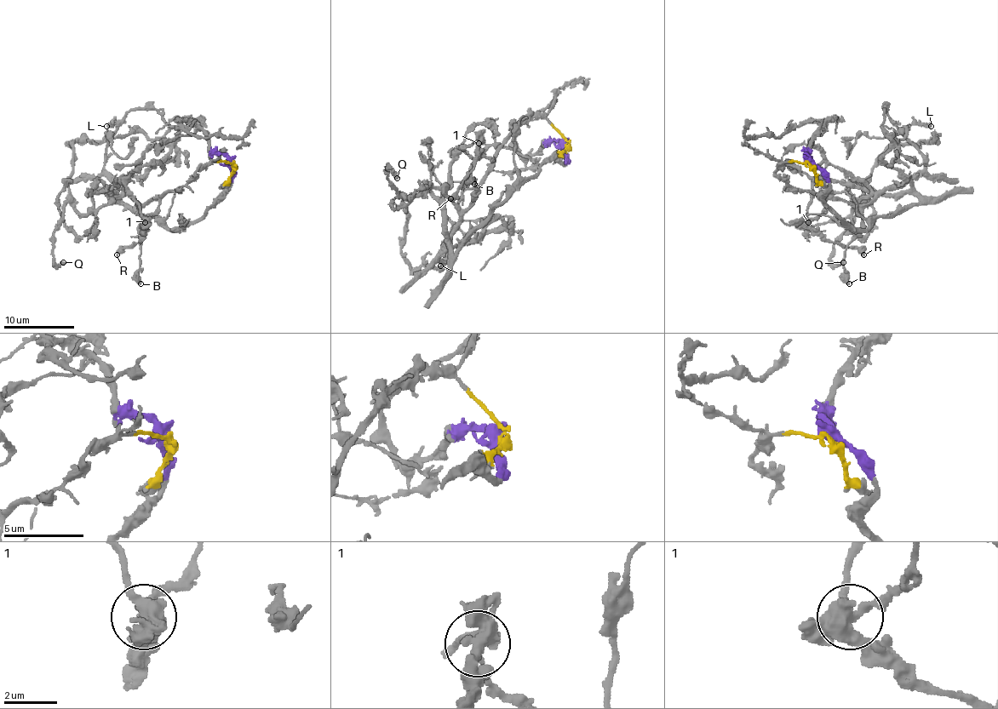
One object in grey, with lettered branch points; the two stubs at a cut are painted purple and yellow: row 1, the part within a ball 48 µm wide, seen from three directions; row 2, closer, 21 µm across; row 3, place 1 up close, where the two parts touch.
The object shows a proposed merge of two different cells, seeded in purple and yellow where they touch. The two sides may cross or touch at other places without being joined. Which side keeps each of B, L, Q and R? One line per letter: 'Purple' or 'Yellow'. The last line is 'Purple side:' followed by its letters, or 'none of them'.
B: Yellow
L: Yellow
Q: Purple
R: Purple
Purple side: Q, R

